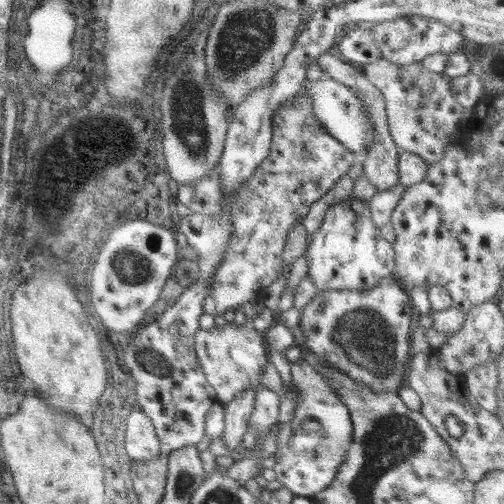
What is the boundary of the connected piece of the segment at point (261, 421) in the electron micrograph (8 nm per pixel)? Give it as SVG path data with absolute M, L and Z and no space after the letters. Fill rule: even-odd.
M260 389L256 394L256 400L252 414L248 421L248 428L241 446L250 449L256 445L256 433L264 436L270 433L272 426L278 421L279 417L279 394L268 389Z

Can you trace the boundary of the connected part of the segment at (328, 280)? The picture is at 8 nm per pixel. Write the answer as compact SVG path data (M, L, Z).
M354 193L325 212L322 225L314 232L306 252L307 277L318 291L369 289L380 280L395 276L393 243L381 237L370 215L369 200L358 199Z

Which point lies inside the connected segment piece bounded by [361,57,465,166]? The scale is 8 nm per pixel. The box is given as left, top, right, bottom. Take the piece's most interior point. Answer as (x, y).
(421, 112)

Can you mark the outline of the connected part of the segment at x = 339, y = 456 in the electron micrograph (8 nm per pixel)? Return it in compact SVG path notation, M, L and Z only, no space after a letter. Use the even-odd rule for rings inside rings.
M305 360L291 363L292 382L296 384L294 418L280 424L276 438L276 480L295 495L311 498L328 488L336 478L338 468L345 461L352 442L352 420L348 407L336 391L328 385Z

